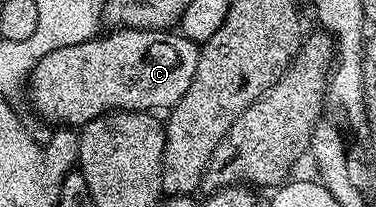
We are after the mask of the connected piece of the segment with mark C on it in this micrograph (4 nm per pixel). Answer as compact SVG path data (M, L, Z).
M119 28L109 34L111 36L99 34L88 42L54 50L40 58L38 65L31 70L28 81L30 104L44 119L58 124L54 126L81 126L113 111L153 113L158 110L154 108L170 110L191 86L199 53L195 41L174 30L149 32L139 28Z

